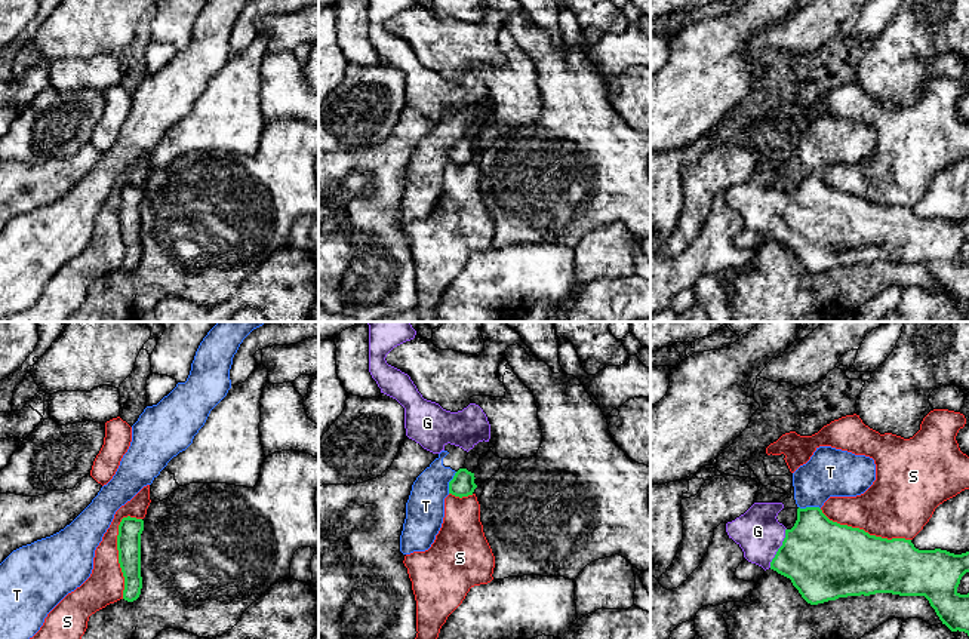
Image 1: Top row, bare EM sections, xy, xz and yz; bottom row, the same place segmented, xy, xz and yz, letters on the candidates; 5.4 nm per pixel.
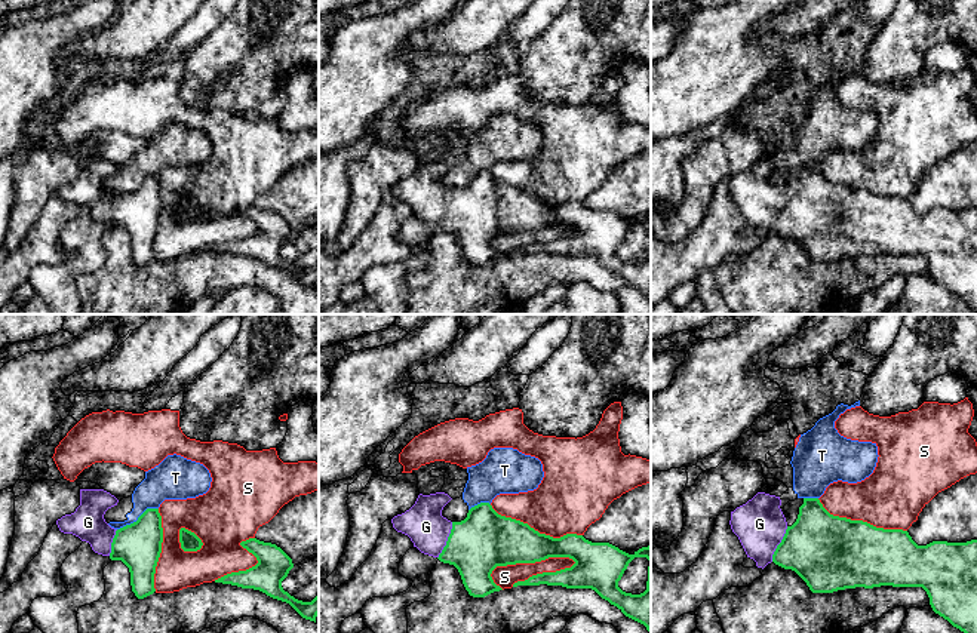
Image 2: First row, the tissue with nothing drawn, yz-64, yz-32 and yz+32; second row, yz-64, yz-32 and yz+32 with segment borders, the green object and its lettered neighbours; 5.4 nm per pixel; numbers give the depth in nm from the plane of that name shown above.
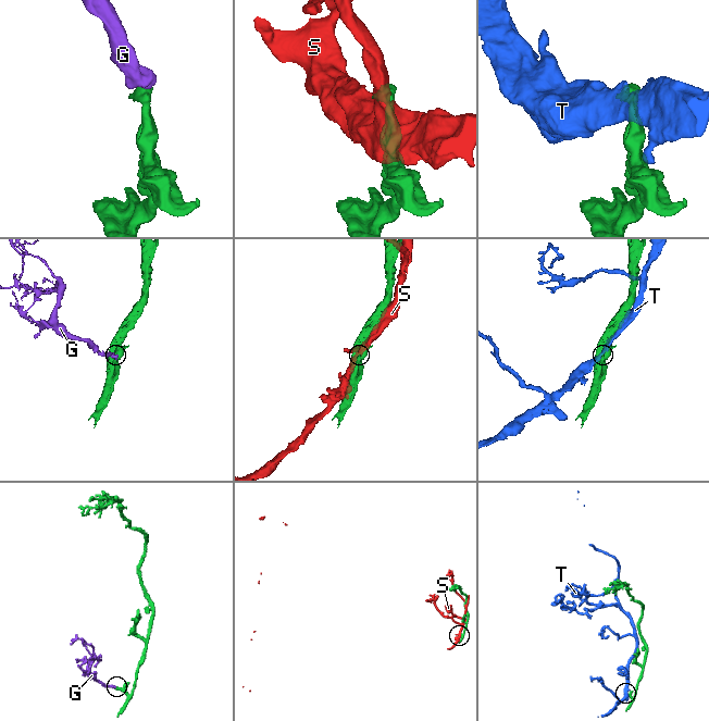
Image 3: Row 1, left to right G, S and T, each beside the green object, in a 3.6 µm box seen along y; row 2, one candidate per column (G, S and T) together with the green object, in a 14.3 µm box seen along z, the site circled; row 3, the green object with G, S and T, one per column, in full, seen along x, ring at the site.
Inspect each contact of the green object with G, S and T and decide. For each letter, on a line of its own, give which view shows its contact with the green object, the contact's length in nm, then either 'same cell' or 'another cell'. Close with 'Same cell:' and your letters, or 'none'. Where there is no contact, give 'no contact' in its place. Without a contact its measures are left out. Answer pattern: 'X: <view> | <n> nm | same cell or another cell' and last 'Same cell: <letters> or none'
G: yz | 240 nm | same cell
S: xy | 460 nm | another cell
T: xz | 130 nm | another cell
Same cell: G

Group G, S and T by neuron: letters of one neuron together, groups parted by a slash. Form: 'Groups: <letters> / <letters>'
Groups: G / S / T

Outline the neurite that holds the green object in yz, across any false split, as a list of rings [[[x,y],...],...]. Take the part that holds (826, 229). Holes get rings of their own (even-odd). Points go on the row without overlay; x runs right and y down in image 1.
[[[754,170],[744,182],[726,191],[726,200],[748,230],[790,246],[808,271],[876,261],[925,264],[942,292],[969,304],[969,261],[957,259],[962,245],[969,240],[969,219],[954,222],[941,216],[919,218],[911,208],[888,208],[833,190],[819,175],[799,175],[794,194],[787,197],[776,187],[782,176],[782,170]]]

